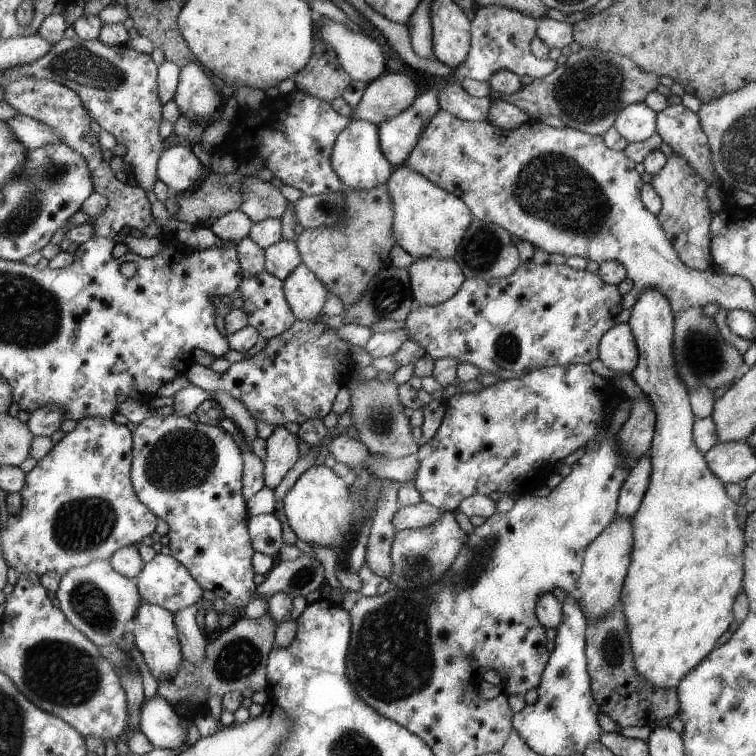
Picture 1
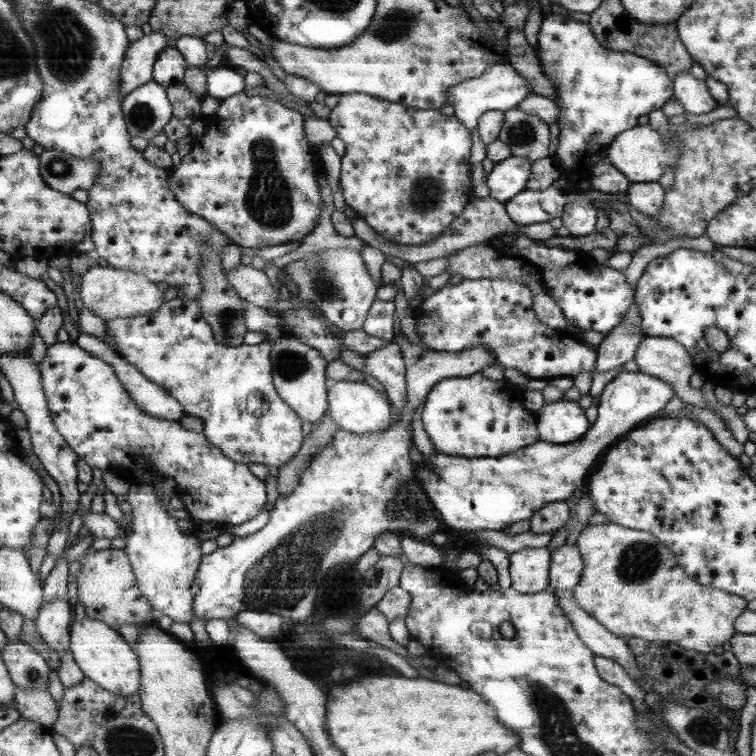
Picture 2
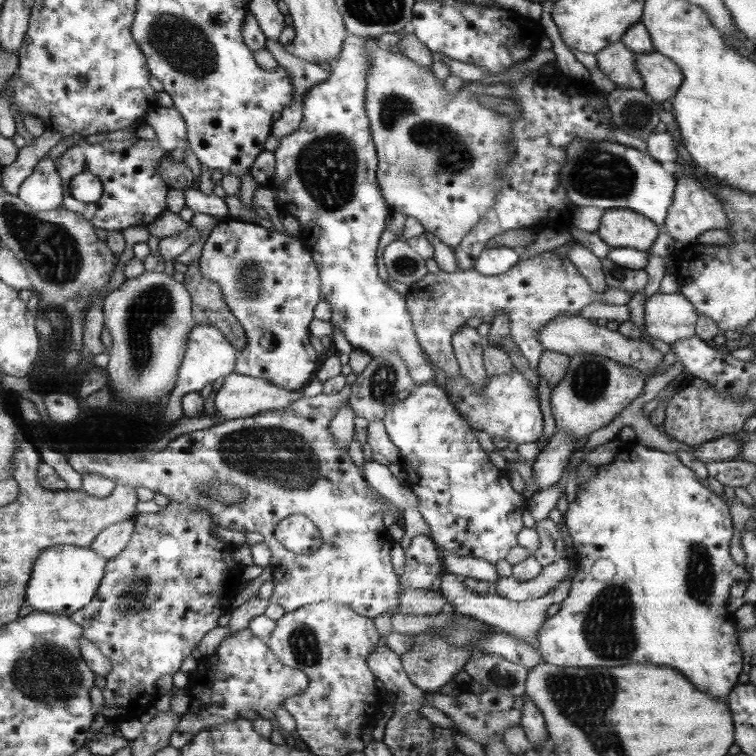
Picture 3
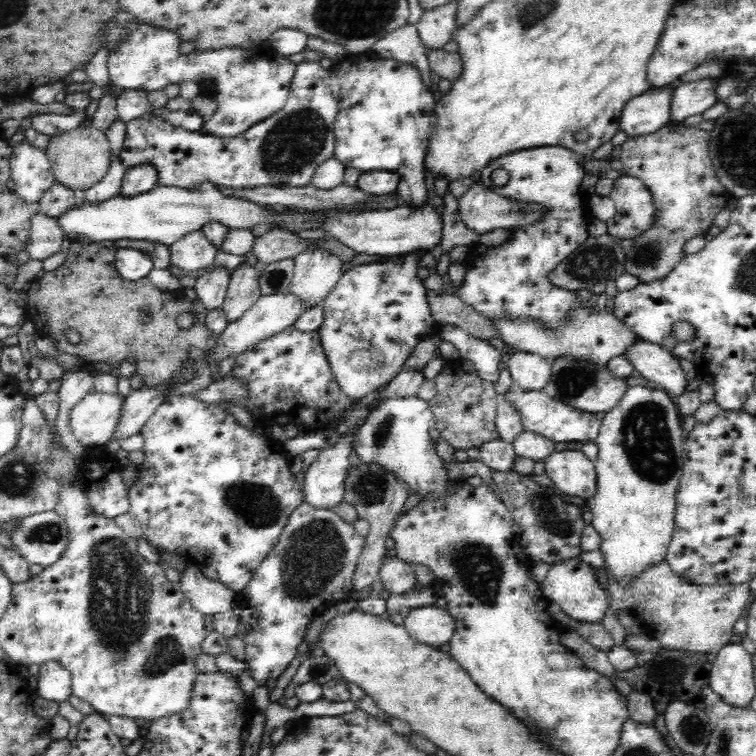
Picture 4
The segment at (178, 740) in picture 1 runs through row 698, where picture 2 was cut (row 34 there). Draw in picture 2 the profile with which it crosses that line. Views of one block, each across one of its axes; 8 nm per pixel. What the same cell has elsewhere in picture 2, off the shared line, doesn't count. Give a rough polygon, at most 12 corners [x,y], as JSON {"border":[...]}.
{"border":[[155,31],[130,43],[119,71],[123,97],[152,80],[168,38]]}

